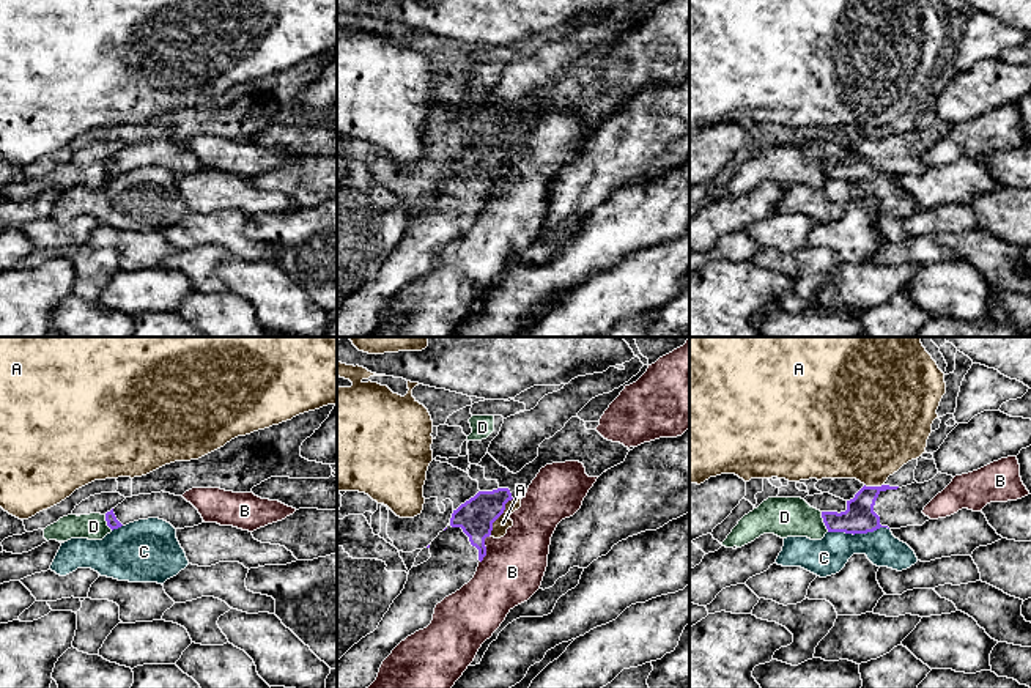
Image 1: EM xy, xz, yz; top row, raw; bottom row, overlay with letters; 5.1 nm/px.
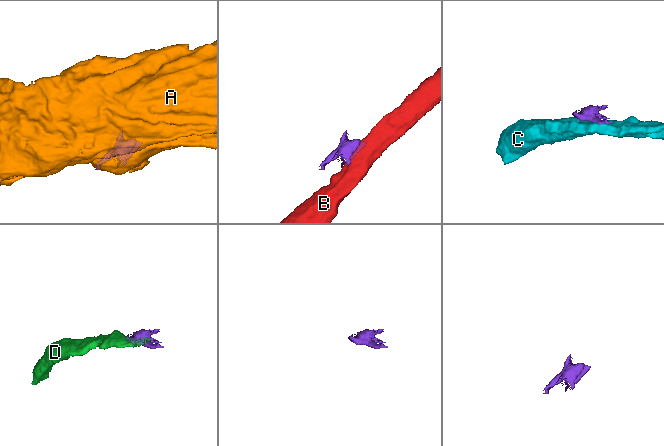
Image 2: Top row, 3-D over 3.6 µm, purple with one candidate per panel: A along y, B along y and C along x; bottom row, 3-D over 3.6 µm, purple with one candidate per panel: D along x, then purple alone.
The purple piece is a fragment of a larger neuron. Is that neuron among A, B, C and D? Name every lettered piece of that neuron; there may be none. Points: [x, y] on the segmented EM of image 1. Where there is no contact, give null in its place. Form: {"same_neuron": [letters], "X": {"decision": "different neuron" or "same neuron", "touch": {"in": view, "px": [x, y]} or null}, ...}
{"same_neuron": [], "A": {"decision": "different neuron", "touch": {"in": "xz", "px": [499, 515]}}, "B": {"decision": "different neuron", "touch": {"in": "xz", "px": [485, 548]}}, "C": {"decision": "different neuron", "touch": {"in": "yz", "px": [858, 532]}}, "D": {"decision": "different neuron", "touch": {"in": "yz", "px": [824, 521]}}}

